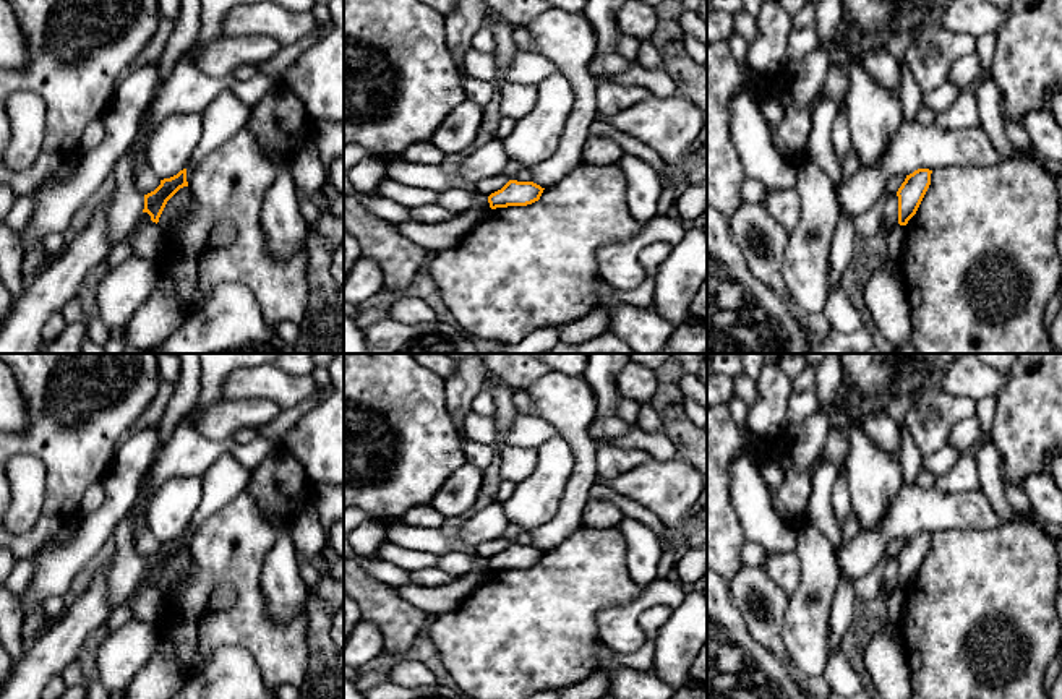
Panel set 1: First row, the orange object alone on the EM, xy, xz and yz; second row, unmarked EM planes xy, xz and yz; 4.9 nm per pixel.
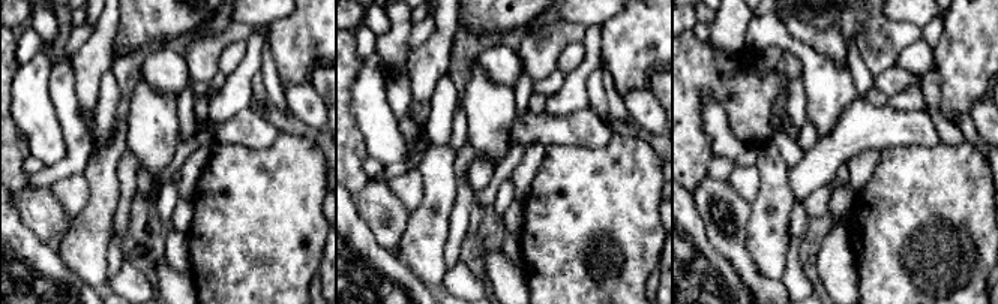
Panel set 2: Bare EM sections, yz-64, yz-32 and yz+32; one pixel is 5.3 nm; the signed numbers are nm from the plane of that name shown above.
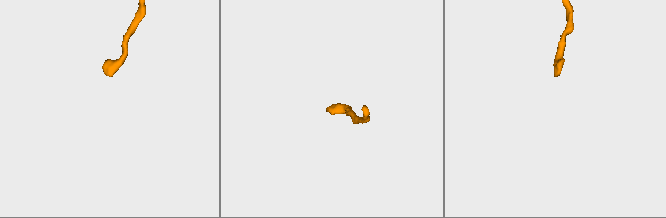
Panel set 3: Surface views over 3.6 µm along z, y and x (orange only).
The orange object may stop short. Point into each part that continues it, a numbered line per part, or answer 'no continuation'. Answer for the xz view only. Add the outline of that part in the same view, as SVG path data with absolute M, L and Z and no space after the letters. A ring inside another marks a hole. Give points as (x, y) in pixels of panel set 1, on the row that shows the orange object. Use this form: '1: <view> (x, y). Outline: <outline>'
no continuation

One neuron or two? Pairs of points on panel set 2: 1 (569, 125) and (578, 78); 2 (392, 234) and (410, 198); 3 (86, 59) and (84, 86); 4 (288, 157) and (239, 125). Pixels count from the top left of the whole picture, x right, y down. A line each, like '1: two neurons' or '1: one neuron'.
1: two neurons
2: two neurons
3: one neuron
4: two neurons

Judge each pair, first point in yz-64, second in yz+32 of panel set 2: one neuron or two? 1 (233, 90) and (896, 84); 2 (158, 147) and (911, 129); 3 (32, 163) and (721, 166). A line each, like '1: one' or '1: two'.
1: two
2: two
3: one

